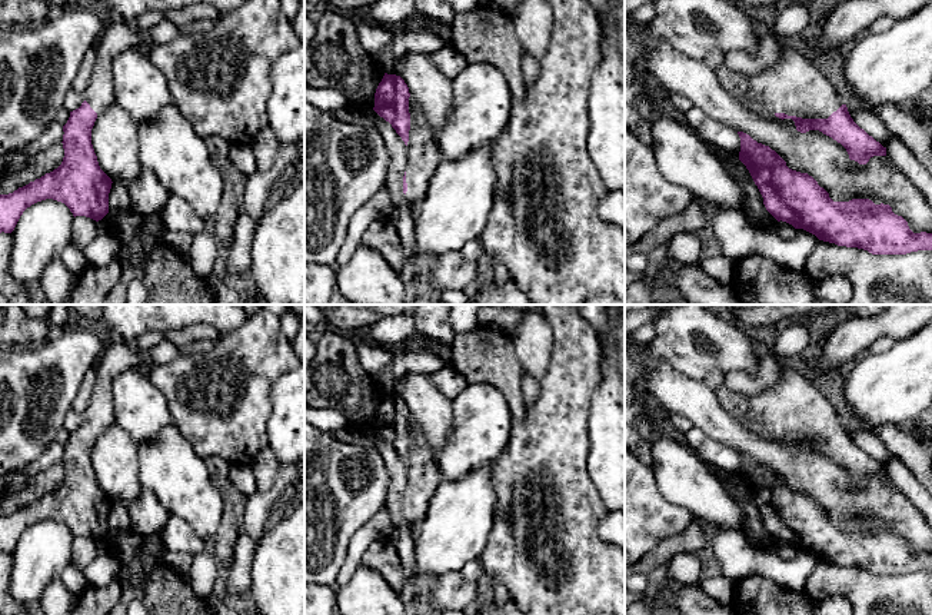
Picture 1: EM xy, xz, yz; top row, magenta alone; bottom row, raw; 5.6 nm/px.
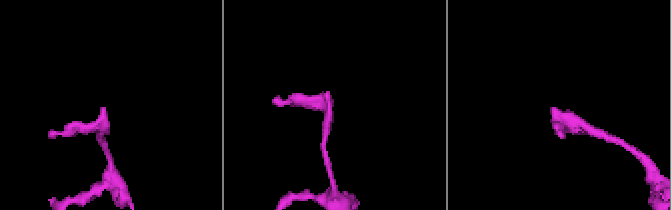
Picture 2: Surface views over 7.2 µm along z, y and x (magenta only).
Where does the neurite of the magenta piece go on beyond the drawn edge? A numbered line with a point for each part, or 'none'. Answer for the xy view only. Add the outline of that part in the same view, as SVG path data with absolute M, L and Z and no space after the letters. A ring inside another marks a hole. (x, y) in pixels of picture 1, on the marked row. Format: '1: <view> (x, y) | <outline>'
1: xy (117, 36) | M111 16L97 40L97 46L97 60L83 97L96 113L100 113L116 103L114 76L111 73L114 57L129 49L149 56L153 44L146 33Z

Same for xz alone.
1: xz (423, 155) | M409 97L410 130L407 142L406 199L417 205L426 195L443 154L433 139L430 126L413 97Z

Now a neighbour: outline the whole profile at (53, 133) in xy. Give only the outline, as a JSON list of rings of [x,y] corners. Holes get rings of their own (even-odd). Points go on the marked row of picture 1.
[[[54,120],[44,127],[41,134],[34,142],[23,146],[20,150],[24,153],[36,154],[56,143],[61,143],[63,134],[63,124]]]

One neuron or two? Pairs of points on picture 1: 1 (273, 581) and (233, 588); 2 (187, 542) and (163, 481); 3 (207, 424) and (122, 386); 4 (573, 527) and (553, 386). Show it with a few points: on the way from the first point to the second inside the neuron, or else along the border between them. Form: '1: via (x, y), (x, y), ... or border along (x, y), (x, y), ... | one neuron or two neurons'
1: border along (255, 552), (248, 591) | two neurons
2: border along (170, 514), (182, 518), (203, 539) | two neurons
3: border along (147, 376), (165, 398), (175, 424) | two neurons
4: via (561, 492), (556, 488), (556, 421) | one neuron

